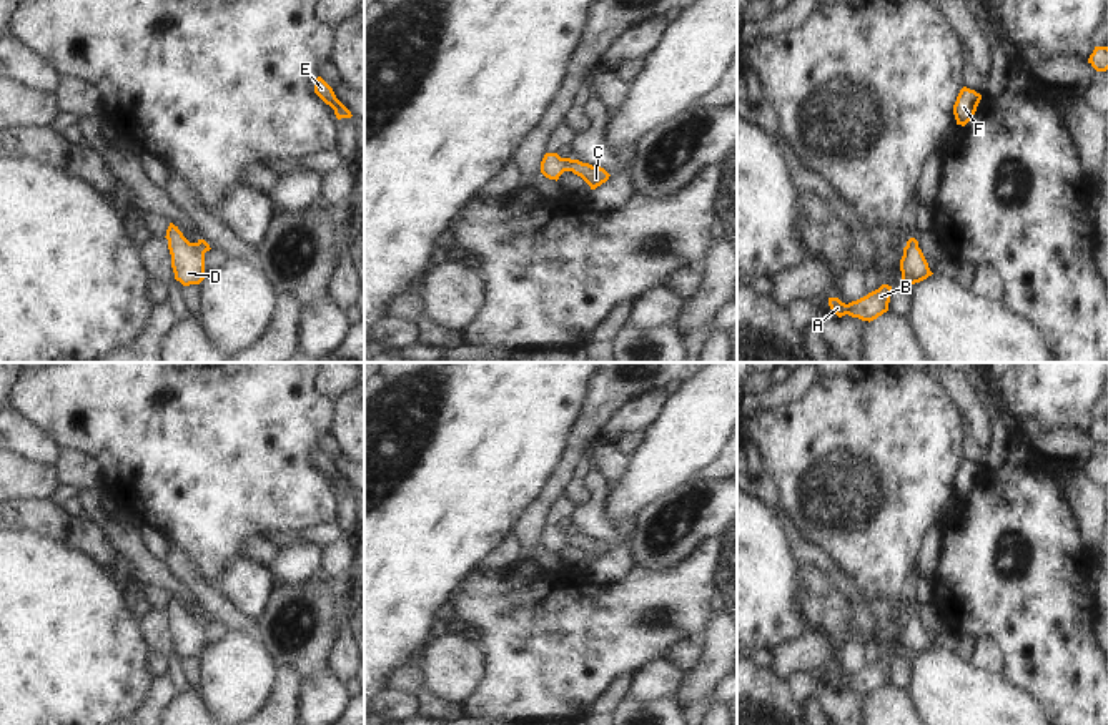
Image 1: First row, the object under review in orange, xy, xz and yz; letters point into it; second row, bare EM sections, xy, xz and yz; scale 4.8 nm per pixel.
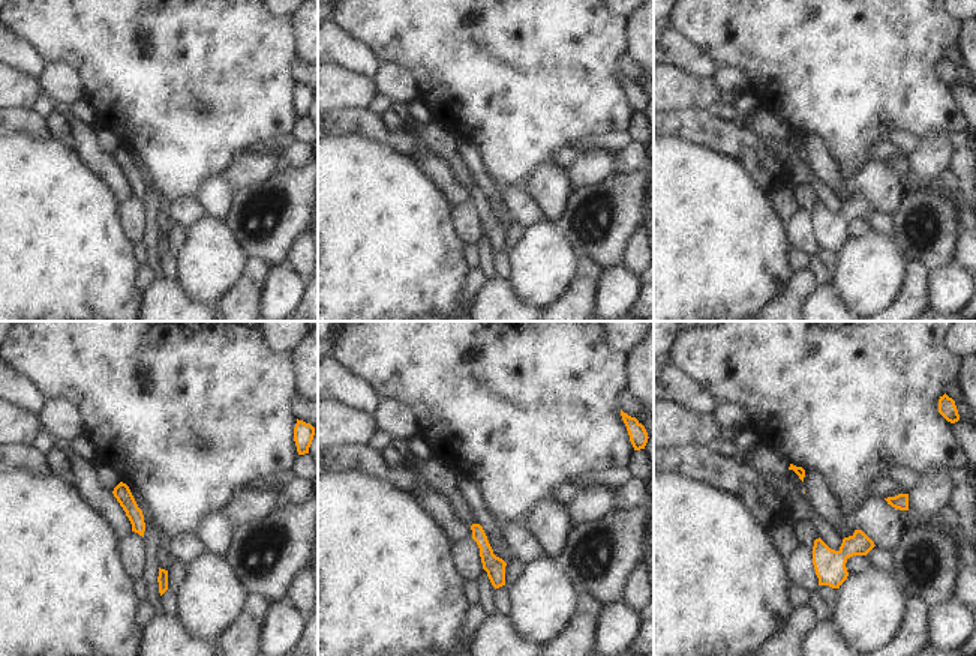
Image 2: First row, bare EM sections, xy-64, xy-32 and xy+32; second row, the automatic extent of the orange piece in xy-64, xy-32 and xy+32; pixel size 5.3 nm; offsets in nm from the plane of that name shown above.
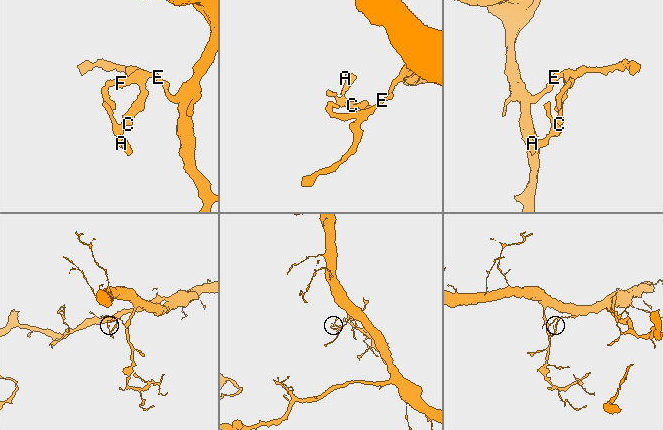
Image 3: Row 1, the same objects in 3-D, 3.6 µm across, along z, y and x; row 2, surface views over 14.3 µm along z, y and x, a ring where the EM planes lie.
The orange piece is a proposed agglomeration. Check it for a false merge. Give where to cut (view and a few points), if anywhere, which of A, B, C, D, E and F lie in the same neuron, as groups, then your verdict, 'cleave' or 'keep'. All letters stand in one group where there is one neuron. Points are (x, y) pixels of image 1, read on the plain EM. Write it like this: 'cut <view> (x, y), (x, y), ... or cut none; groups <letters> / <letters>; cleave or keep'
cut none; groups A B C D E F; keep

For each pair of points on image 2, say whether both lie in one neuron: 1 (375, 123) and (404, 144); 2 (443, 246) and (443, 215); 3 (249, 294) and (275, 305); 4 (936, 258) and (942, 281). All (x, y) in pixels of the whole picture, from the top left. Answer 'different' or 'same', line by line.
1: same
2: same
3: different
4: different

